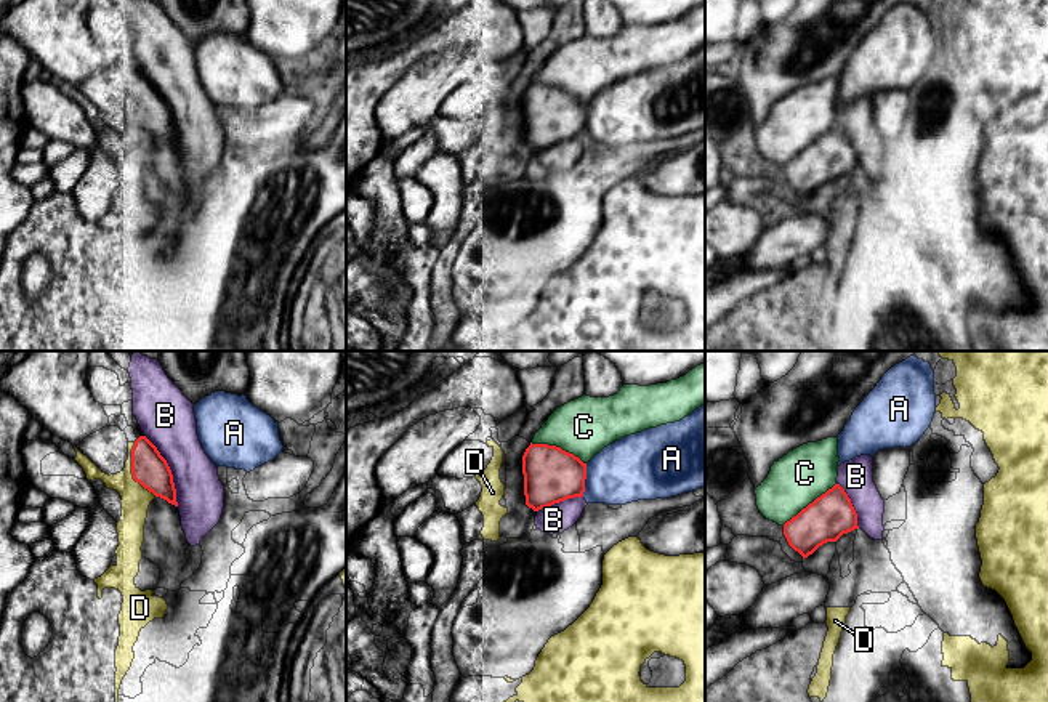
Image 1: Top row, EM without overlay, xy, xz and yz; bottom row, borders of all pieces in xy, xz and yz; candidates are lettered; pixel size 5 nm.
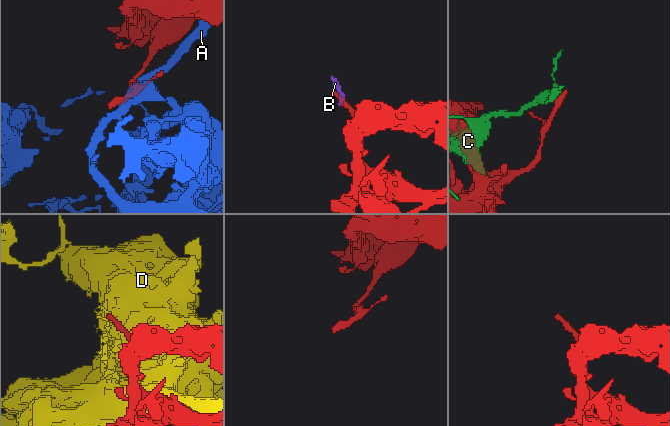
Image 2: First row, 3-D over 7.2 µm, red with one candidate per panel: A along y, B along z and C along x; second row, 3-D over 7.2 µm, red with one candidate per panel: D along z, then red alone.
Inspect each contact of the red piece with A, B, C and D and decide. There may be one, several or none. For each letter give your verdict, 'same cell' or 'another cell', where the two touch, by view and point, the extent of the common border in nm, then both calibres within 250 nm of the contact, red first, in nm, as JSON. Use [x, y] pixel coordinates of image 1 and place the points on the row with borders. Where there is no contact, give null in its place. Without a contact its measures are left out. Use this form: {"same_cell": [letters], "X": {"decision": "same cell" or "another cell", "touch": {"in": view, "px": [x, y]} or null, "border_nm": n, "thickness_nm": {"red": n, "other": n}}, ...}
{"same_cell": ["B"], "A": {"decision": "another cell", "touch": {"in": "xz", "px": [585, 478]}, "border_nm": 170, "thickness_nm": {"red": 280, "other": 320}}, "B": {"decision": "same cell", "touch": {"in": "xy", "px": [170, 470]}, "border_nm": 400, "thickness_nm": {"red": 180, "other": 280}}, "C": {"decision": "another cell", "touch": {"in": "xz", "px": [558, 447]}, "border_nm": 300, "thickness_nm": {"red": 280, "other": 300}}, "D": {"decision": "another cell", "touch": {"in": "xy", "px": [132, 472]}, "border_nm": 300, "thickness_nm": {"red": 180, "other": 140}}}

